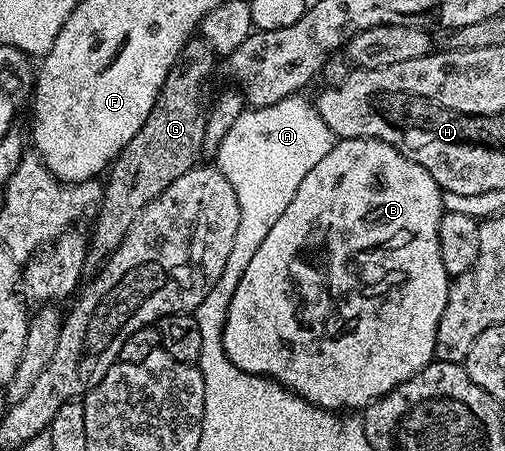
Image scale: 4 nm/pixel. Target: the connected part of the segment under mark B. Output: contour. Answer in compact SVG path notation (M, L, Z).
M349 138L336 142L329 154L325 154L325 158L321 158L321 162L317 162L317 166L309 170L309 174L305 174L301 186L297 186L297 194L293 194L293 202L289 202L289 206L285 206L285 214L281 214L281 218L273 222L273 230L265 234L265 242L257 246L257 254L253 254L249 266L245 266L245 274L241 274L241 282L237 282L237 290L233 290L223 327L223 349L229 362L249 374L266 376L282 384L287 391L310 404L316 404L318 408L327 409L328 412L362 410L389 394L389 390L435 360L437 326L445 310L449 283L447 271L441 262L437 238L444 211L443 192L429 170L425 170L425 166L417 166L417 162L405 158L405 154L401 154L384 140Z

